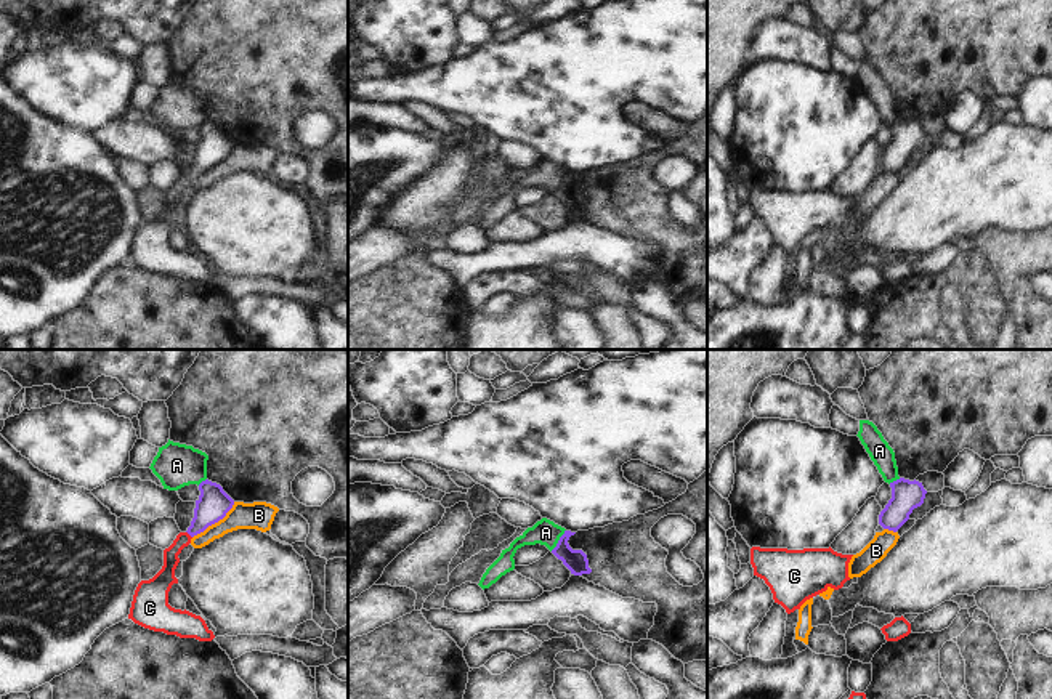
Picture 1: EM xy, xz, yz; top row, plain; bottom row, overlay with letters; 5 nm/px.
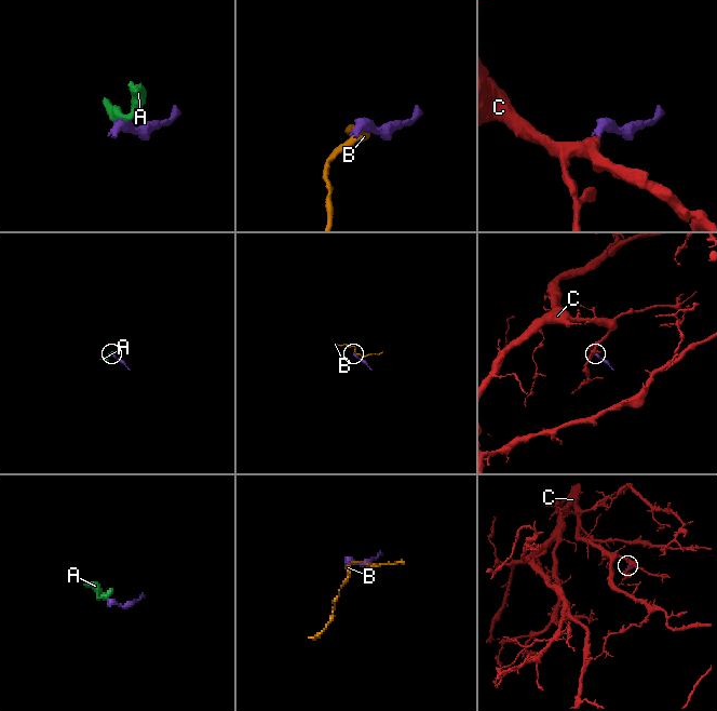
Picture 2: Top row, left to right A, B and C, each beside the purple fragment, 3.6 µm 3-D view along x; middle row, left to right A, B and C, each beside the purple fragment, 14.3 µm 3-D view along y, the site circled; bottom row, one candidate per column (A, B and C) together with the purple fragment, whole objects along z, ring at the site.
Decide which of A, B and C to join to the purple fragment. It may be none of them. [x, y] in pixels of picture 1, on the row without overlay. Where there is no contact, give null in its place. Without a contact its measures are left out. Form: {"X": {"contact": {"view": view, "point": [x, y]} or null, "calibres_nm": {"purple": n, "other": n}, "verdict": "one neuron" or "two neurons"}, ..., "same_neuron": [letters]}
{"A": {"contact": {"view": "xz", "point": [558, 181]}, "calibres_nm": {"purple": 110, "other": 130}, "verdict": "two neurons"}, "B": {"contact": {"view": "xy", "point": [215, 162]}, "calibres_nm": {"purple": 160, "other": 140}, "verdict": "two neurons"}, "C": {"contact": {"view": "xy", "point": [188, 173]}, "calibres_nm": {"purple": 160, "other": 90}, "verdict": "one neuron"}, "same_neuron": ["C"]}

